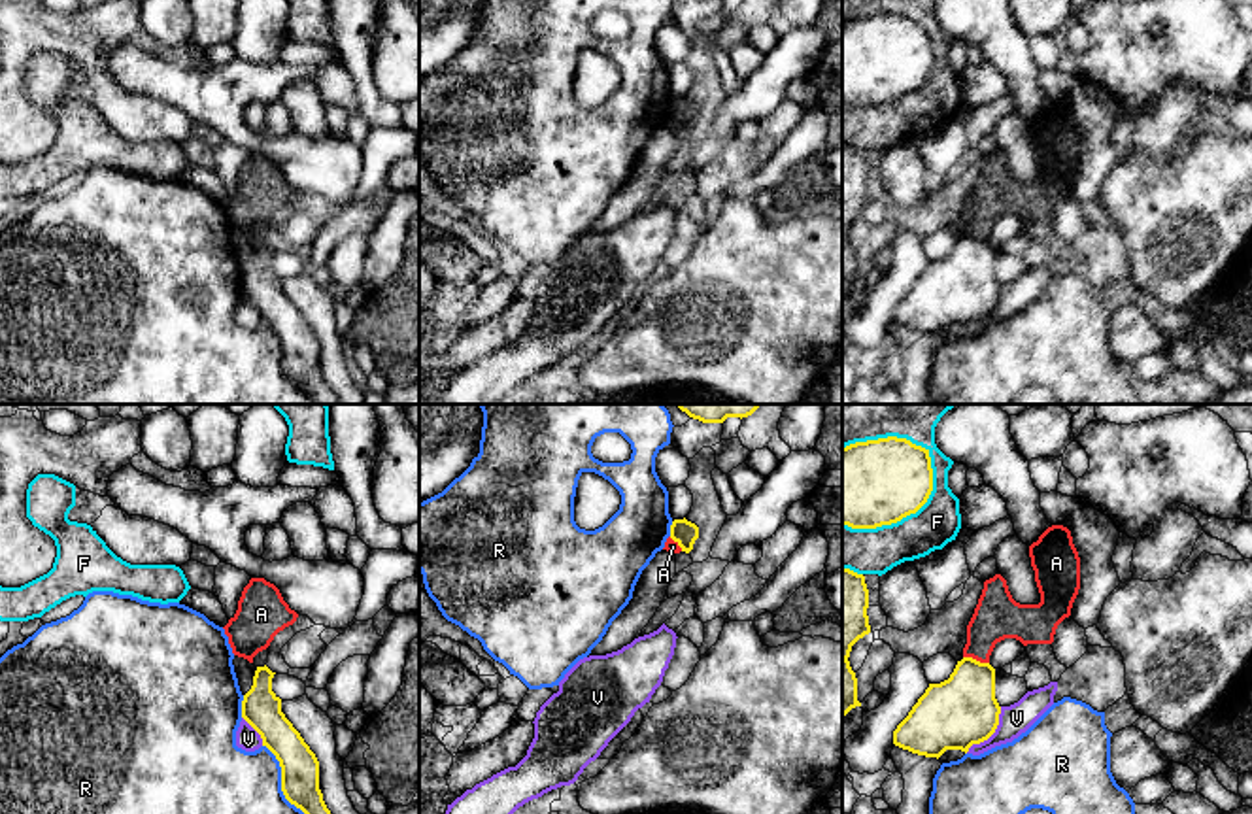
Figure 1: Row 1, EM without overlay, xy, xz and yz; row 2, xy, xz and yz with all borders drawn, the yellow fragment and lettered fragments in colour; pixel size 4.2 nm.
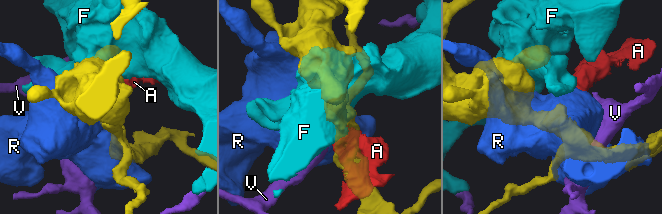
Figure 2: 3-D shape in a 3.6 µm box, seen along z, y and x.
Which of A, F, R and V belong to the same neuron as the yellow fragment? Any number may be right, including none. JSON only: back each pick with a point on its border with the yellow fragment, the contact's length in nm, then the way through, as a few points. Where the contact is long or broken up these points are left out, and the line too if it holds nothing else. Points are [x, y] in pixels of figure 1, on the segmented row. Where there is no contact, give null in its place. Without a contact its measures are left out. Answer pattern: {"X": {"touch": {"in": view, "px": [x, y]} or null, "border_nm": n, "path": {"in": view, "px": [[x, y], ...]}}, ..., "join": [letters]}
{"join": []}

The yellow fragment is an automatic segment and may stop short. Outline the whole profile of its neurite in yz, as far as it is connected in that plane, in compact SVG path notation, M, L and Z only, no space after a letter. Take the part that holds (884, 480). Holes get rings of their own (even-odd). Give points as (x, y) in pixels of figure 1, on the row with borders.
M888 436L842 448L842 525L876 529L916 514L933 491L929 449Z

